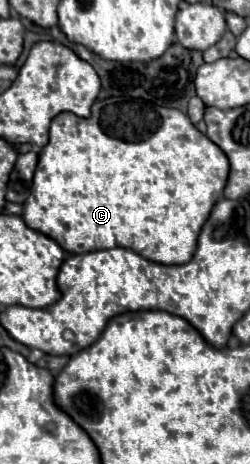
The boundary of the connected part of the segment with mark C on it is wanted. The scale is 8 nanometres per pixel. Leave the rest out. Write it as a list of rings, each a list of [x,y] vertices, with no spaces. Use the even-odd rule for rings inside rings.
[[[106,98],[106,100],[98,100],[92,106],[92,116],[90,118],[78,118],[76,114],[62,112],[52,120],[50,140],[40,150],[38,166],[36,166],[36,172],[34,172],[34,186],[32,186],[32,192],[30,192],[28,200],[24,202],[22,218],[32,230],[38,230],[38,232],[50,236],[52,240],[56,240],[70,254],[86,254],[86,252],[92,252],[92,250],[122,246],[122,248],[130,248],[130,250],[138,252],[142,258],[150,260],[150,262],[186,264],[192,258],[194,250],[196,250],[196,240],[198,240],[202,224],[206,222],[212,206],[222,198],[226,178],[228,178],[228,158],[226,158],[226,154],[214,142],[210,142],[202,132],[198,132],[194,128],[194,124],[188,120],[186,114],[182,114],[176,108],[154,106],[154,104],[144,102],[144,100]]]

